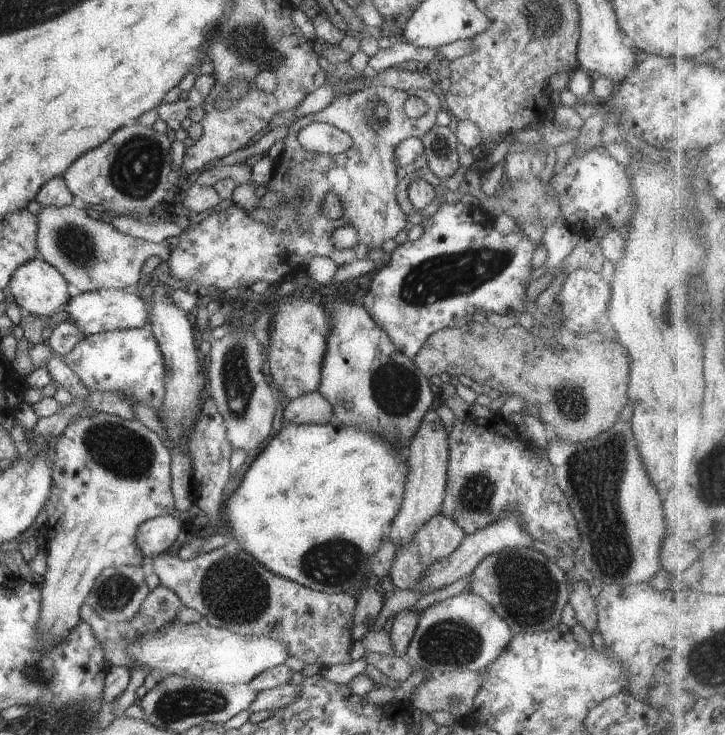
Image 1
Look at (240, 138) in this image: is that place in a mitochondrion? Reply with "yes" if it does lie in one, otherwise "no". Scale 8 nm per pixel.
no

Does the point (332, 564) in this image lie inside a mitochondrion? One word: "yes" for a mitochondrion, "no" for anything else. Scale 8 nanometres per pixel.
yes

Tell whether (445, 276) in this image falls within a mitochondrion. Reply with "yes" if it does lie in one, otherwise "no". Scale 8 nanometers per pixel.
yes

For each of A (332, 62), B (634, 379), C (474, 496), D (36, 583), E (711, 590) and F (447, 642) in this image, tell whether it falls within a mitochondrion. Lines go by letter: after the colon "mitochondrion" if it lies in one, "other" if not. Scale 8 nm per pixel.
A: other
B: other
C: mitochondrion
D: other
E: other
F: mitochondrion

